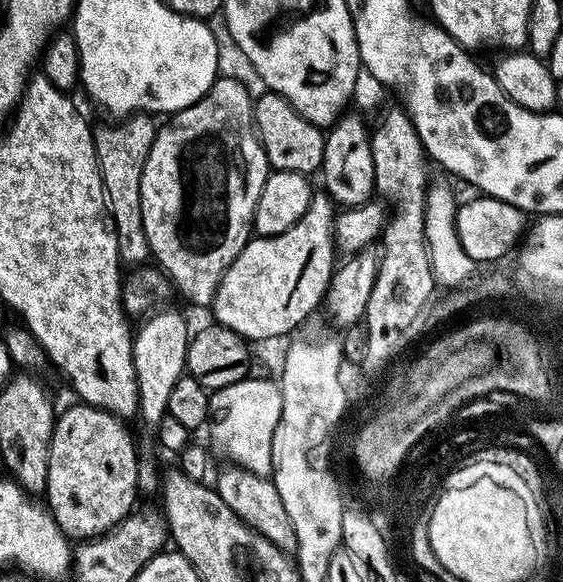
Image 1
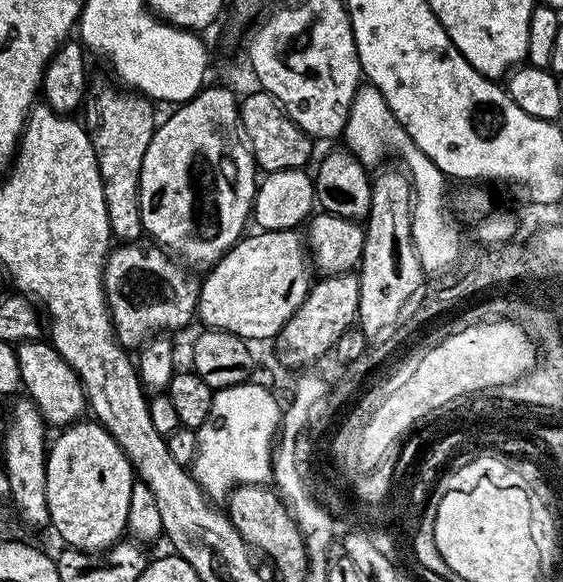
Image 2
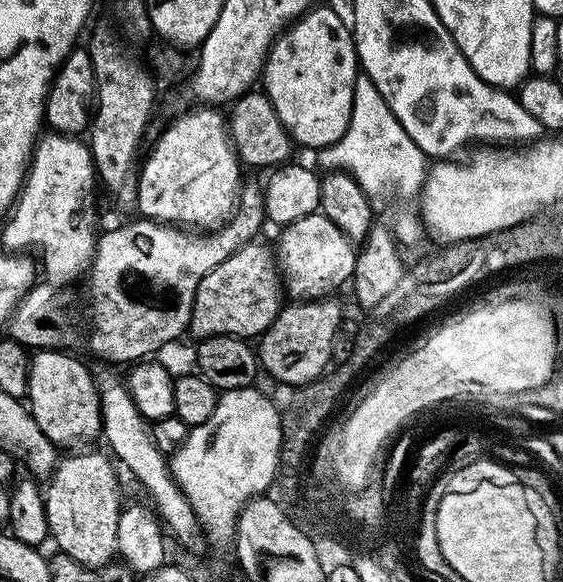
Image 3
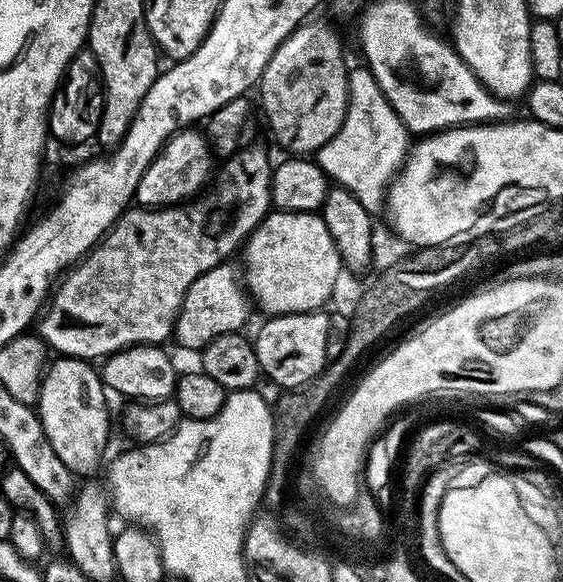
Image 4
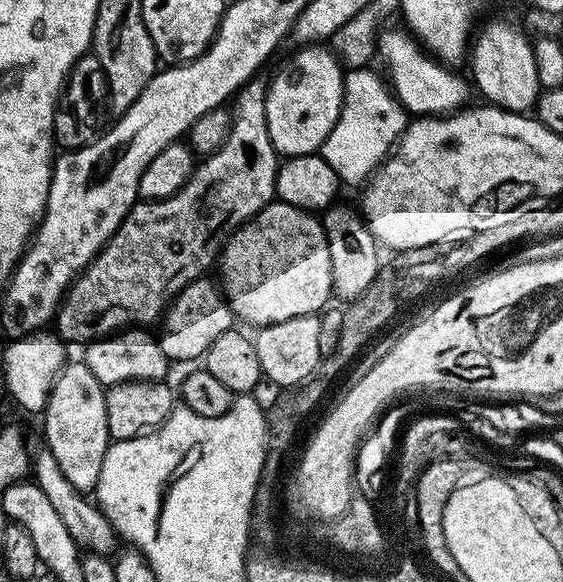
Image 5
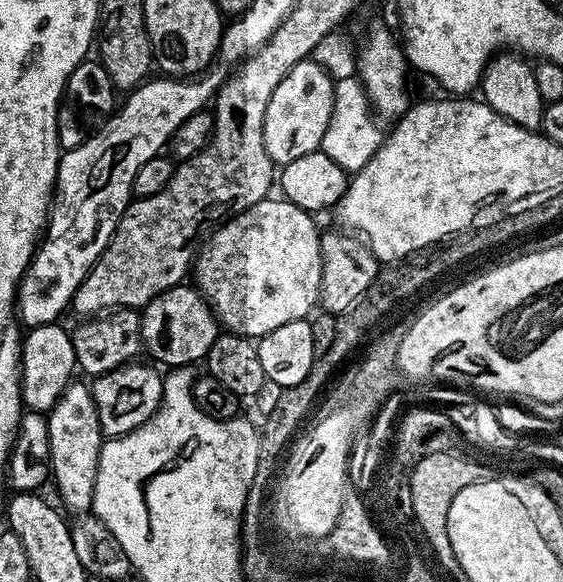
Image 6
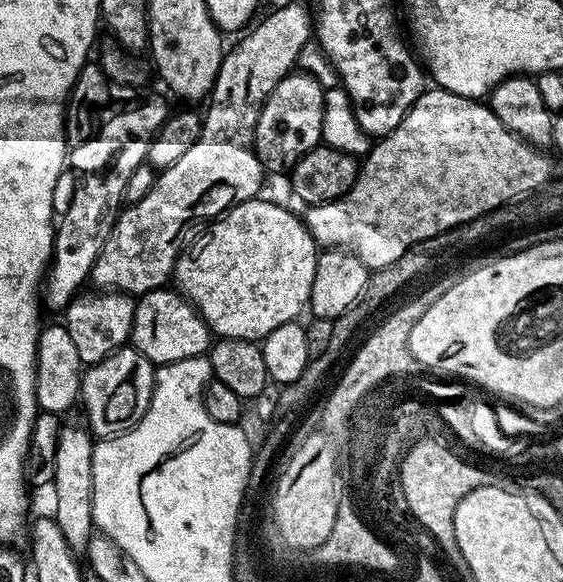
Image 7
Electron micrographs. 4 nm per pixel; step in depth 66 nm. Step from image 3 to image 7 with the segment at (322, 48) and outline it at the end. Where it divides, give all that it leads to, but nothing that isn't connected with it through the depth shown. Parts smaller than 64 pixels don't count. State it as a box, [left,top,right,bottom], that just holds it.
[256,71,325,173]

